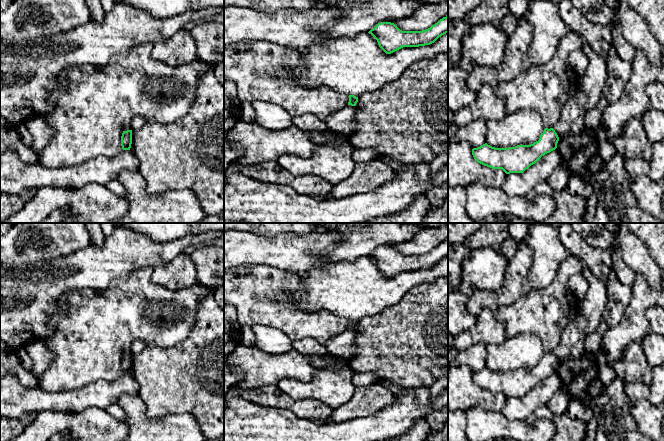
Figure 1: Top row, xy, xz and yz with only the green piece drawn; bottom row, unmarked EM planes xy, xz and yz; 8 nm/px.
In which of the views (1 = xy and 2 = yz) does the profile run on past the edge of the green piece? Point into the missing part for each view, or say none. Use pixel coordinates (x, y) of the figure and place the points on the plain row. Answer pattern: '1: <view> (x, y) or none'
1: none
2: none

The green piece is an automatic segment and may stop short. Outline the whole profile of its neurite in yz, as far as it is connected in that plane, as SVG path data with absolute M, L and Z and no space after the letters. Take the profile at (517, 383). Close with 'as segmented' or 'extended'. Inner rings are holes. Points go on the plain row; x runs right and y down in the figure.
M545 352L538 365L530 369L495 372L487 367L472 373L474 383L492 393L502 393L506 398L523 397L542 380L557 372L559 361L553 352Z | as segmented

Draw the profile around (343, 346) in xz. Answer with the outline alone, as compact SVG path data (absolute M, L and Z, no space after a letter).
M348 329L325 343L330 355L350 360L356 355L356 330Z

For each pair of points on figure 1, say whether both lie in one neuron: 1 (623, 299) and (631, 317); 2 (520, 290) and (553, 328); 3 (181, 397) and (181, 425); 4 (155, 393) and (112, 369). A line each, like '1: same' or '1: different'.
1: different
2: different
3: different
4: different

